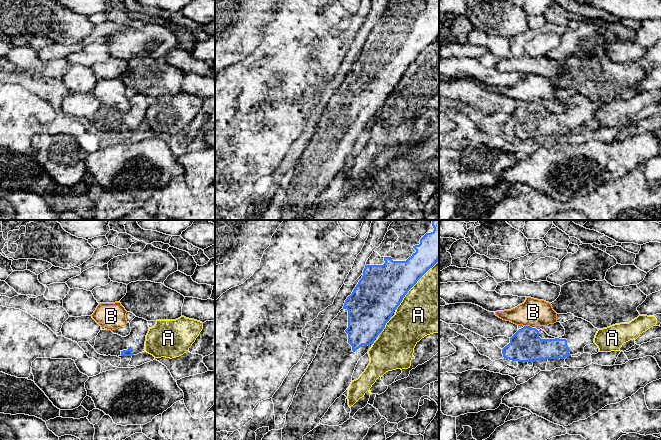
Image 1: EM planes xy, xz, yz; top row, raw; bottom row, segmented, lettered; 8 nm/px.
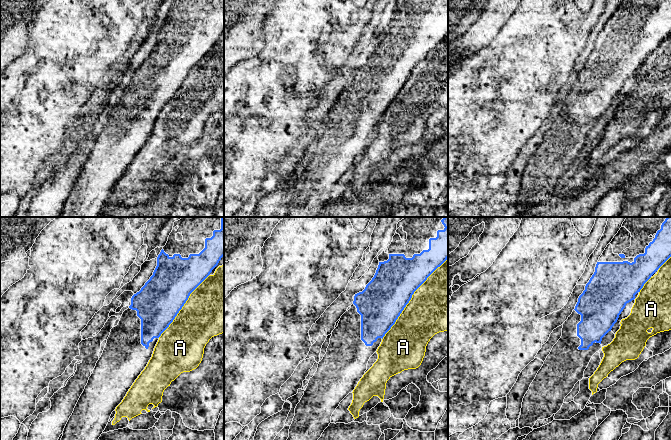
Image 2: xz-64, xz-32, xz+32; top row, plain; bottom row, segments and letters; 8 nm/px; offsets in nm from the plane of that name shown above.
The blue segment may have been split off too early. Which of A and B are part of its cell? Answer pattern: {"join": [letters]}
{"join": []}

